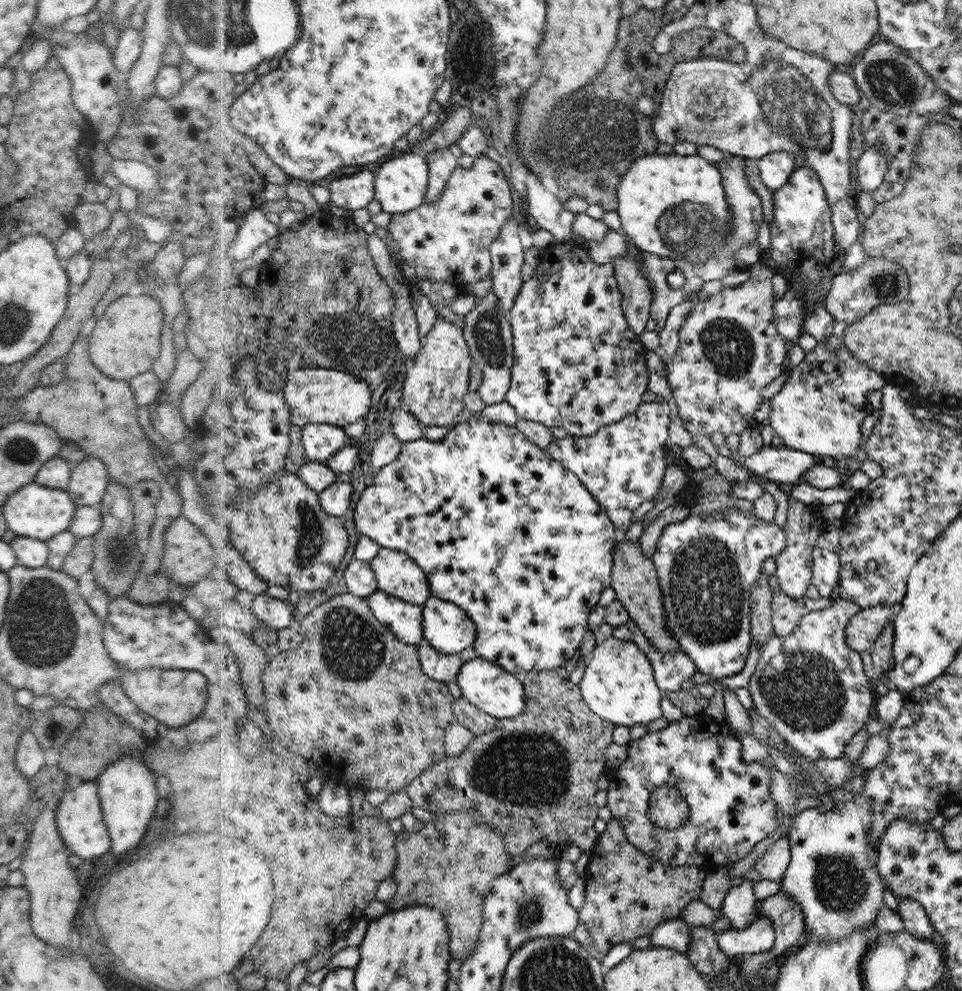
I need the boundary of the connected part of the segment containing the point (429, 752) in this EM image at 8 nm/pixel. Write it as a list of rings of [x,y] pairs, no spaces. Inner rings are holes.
[[[352,592],[336,595],[332,600],[314,608],[302,621],[301,630],[305,637],[297,649],[284,651],[279,656],[272,657],[267,668],[263,671],[262,682],[266,697],[265,714],[270,725],[275,730],[276,736],[281,740],[287,750],[312,759],[322,768],[322,790],[328,784],[344,784],[348,790],[352,786],[366,786],[366,788],[382,788],[388,792],[398,792],[402,788],[412,785],[422,774],[425,774],[432,766],[448,758],[447,732],[448,727],[457,722],[455,704],[457,698],[452,696],[452,690],[447,683],[436,680],[427,674],[421,662],[420,649],[417,645],[408,644],[383,622],[372,611],[367,598]]]

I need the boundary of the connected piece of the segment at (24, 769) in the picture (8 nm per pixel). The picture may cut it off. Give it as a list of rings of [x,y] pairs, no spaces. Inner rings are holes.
[[[30,728],[24,730],[17,747],[17,768],[29,780],[36,781],[36,775],[45,766],[45,751]]]

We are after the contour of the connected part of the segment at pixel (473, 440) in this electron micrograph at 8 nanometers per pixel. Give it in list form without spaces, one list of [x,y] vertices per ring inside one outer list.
[[[476,413],[470,416],[470,420],[461,418],[450,427],[448,436],[440,441],[422,438],[404,443],[398,460],[386,470],[382,470],[380,476],[375,478],[374,484],[362,494],[357,504],[355,522],[361,534],[366,534],[365,536],[372,538],[383,548],[398,549],[415,558],[427,571],[434,595],[464,607],[475,622],[476,640],[473,648],[478,657],[520,676],[534,669],[560,668],[560,665],[572,658],[574,650],[580,646],[582,636],[586,633],[586,616],[590,608],[596,606],[600,592],[611,586],[614,552],[619,544],[616,540],[615,523],[608,518],[607,510],[588,492],[576,473],[572,473],[563,463],[553,459],[545,449],[536,446],[516,426],[492,422],[488,418],[477,416]]]

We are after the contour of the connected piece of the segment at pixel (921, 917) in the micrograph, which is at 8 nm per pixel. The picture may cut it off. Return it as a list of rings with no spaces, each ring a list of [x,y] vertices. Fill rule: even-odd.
[[[898,897],[897,903],[904,930],[920,939],[932,939],[933,926],[924,907],[910,897]]]

